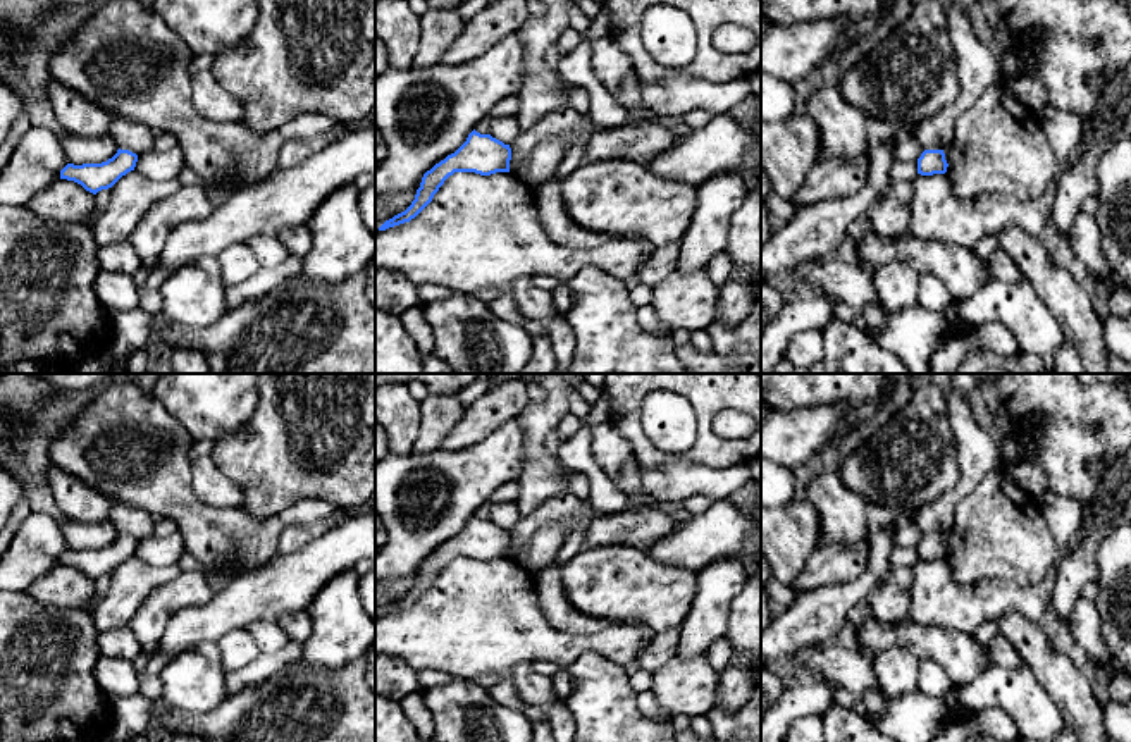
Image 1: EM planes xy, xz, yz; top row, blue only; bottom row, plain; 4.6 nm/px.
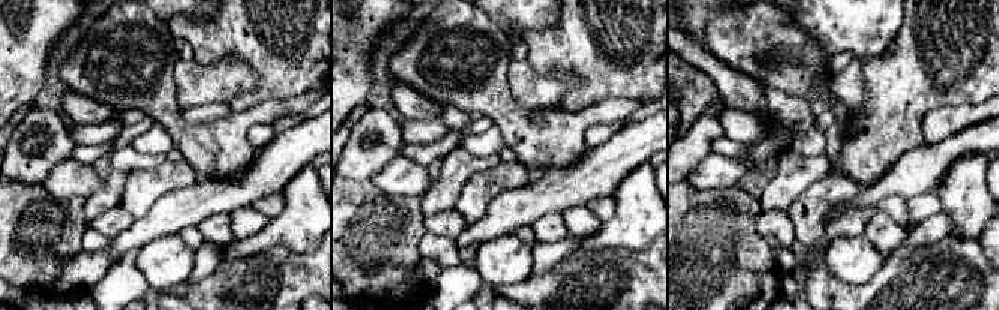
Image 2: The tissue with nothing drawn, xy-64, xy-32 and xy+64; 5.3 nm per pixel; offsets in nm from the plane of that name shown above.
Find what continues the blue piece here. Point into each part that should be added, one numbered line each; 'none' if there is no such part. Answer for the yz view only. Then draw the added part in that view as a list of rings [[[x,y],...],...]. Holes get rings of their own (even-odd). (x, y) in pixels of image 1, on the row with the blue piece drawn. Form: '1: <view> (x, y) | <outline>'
none

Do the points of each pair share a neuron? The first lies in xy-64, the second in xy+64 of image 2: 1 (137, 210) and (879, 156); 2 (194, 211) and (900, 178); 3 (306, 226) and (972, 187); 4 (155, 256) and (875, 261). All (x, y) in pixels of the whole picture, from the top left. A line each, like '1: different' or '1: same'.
1: different
2: same
3: same
4: same

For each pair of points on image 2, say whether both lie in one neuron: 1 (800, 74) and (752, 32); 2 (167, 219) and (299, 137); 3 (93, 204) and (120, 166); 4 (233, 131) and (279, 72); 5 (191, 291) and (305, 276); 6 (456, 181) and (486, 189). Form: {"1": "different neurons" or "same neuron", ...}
{"1": "same neuron", "2": "same neuron", "3": "same neuron", "4": "different neurons", "5": "same neuron", "6": "different neurons"}

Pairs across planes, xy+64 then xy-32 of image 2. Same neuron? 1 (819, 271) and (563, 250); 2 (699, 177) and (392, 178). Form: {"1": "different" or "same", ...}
{"1": "different", "2": "same"}

